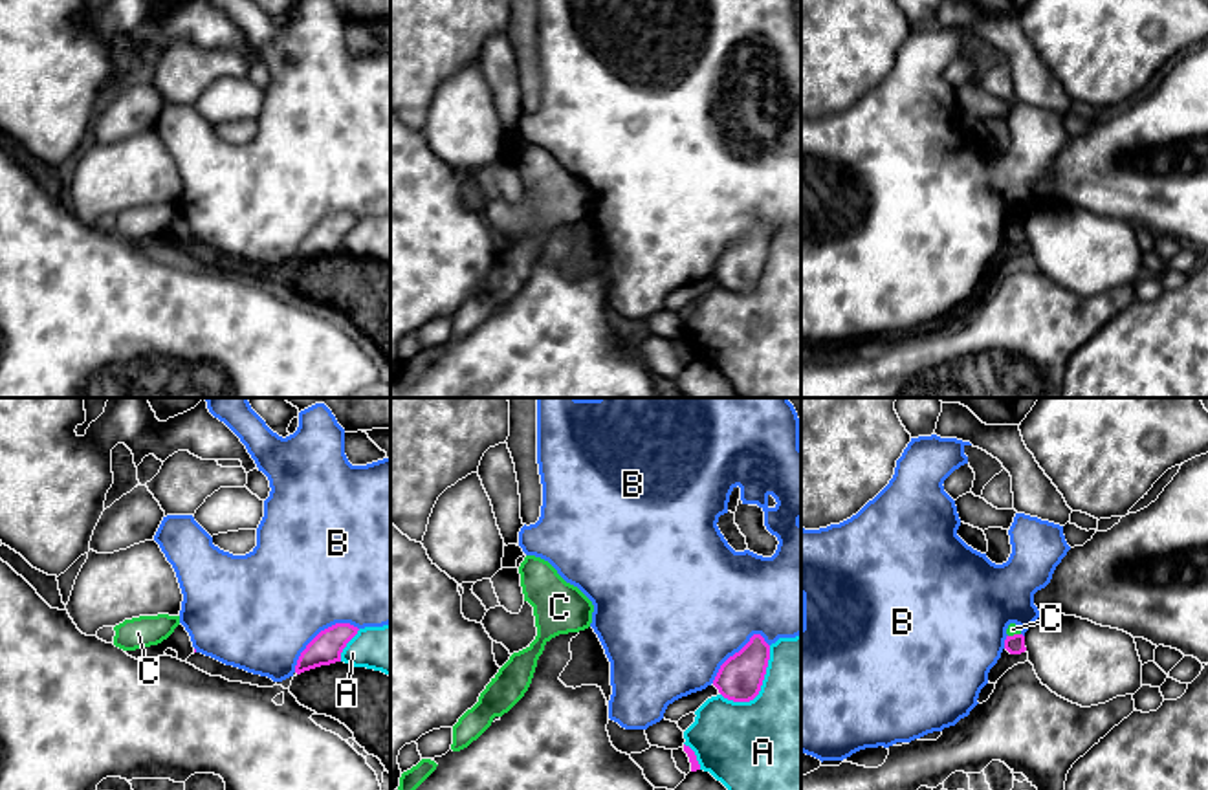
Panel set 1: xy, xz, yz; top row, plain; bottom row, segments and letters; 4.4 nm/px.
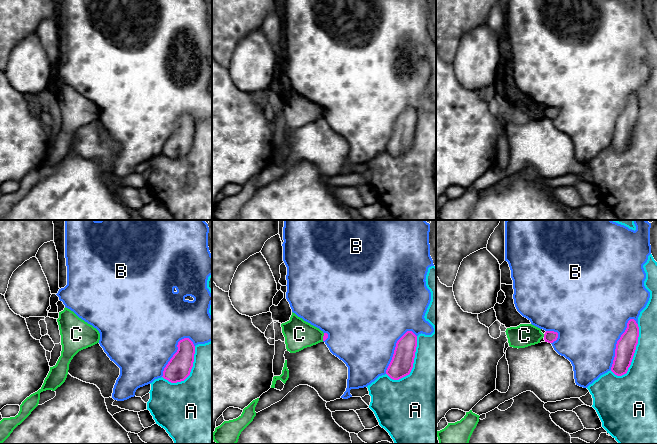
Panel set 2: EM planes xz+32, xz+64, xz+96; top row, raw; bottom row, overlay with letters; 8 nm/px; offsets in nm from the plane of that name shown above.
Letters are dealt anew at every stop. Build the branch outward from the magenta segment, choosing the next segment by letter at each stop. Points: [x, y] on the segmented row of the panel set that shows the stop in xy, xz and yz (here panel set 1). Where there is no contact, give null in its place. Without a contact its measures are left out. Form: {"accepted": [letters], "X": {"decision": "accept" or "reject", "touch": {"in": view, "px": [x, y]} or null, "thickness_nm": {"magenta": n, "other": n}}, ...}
{"accepted": [], "A": {"decision": "reject", "touch": {"in": "xz", "px": [761, 684]}, "thickness_nm": {"magenta": 200, "other": 460}}, "B": {"decision": "reject", "touch": {"in": "xy", "px": [319, 633]}, "thickness_nm": {"magenta": 140, "other": 480}}, "C": {"decision": "reject", "touch": {"in": "yz", "px": [1014, 635]}, "thickness_nm": {"magenta": 80, "other": 50}}}

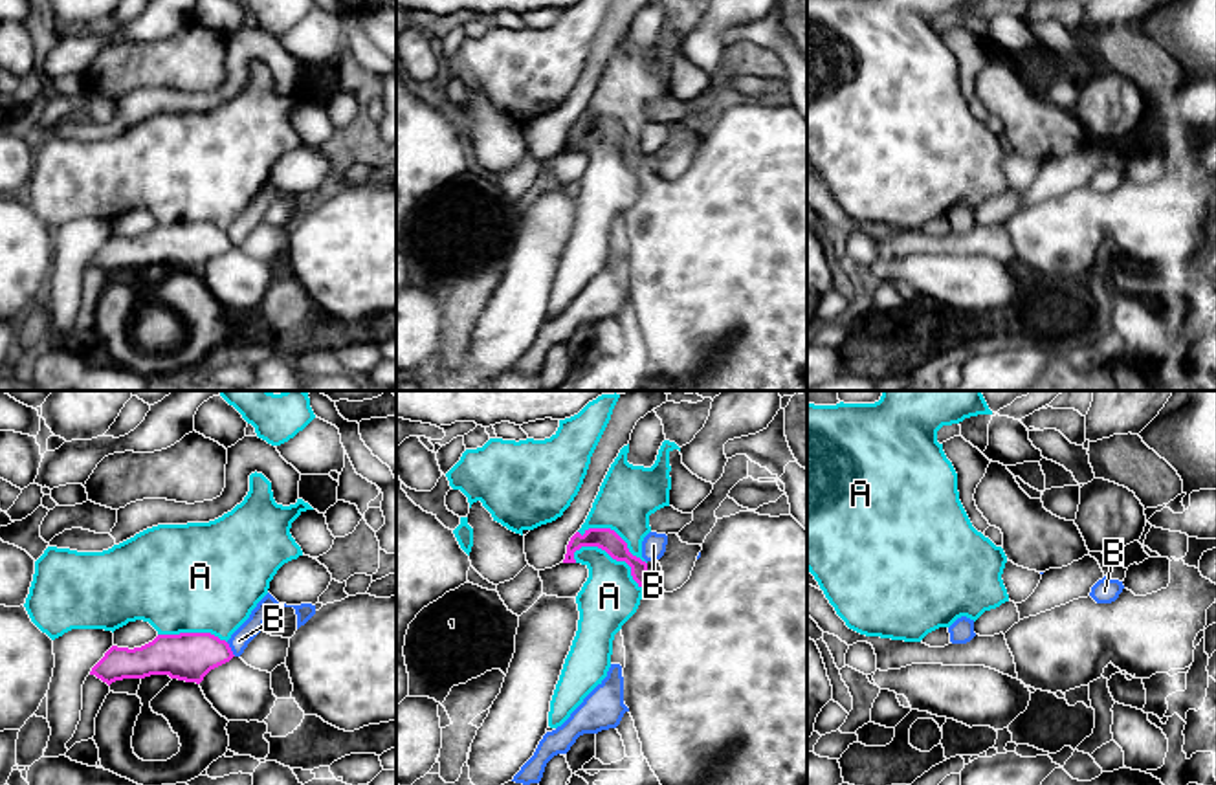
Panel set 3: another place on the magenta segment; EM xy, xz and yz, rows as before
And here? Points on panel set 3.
{"accepted": [], "A": {"decision": "reject", "touch": {"in": "xz", "px": [613, 558]}, "thickness_nm": {"magenta": 100, "other": 260}}, "B": {"decision": "reject", "touch": {"in": "xy", "px": [230, 650]}, "thickness_nm": {"magenta": 220, "other": 90}}}

